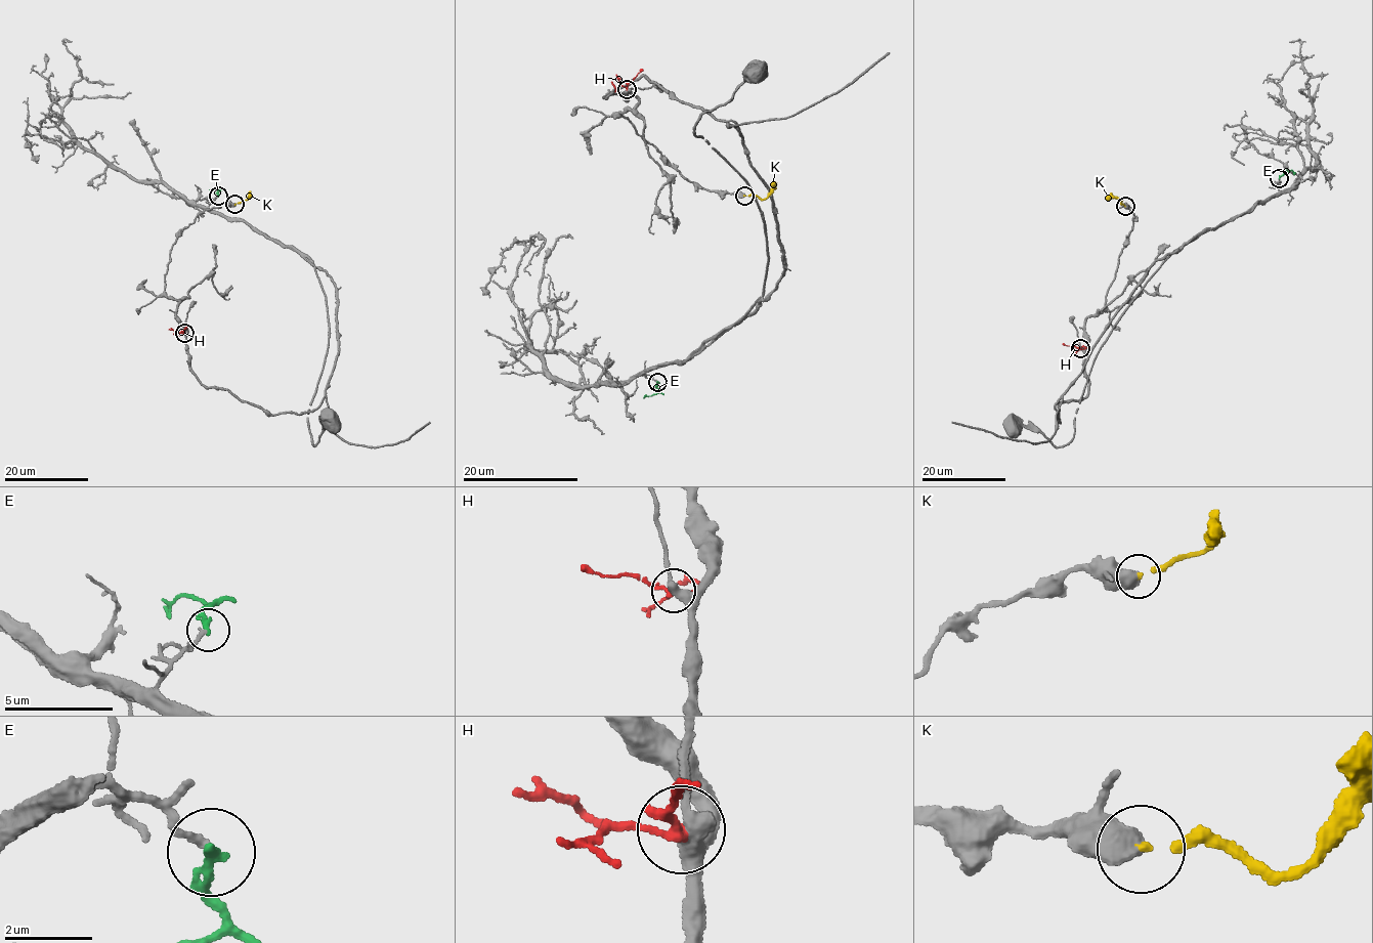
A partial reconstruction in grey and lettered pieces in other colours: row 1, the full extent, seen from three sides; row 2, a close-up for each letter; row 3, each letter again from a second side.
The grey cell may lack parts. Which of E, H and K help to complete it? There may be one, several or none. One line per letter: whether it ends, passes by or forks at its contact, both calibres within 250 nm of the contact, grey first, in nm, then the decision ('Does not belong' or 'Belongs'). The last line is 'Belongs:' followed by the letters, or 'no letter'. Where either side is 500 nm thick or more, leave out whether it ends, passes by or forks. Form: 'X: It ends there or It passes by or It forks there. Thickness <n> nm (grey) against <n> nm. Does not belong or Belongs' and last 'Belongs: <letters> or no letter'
E: It ends there. Thickness 170 nm (grey) against 260 nm. Does not belong
H: It passes by. Thickness 400 nm (grey) against 110 nm. Does not belong
K: Thickness 600 nm (grey) against 170 nm. Belongs
Belongs: K

